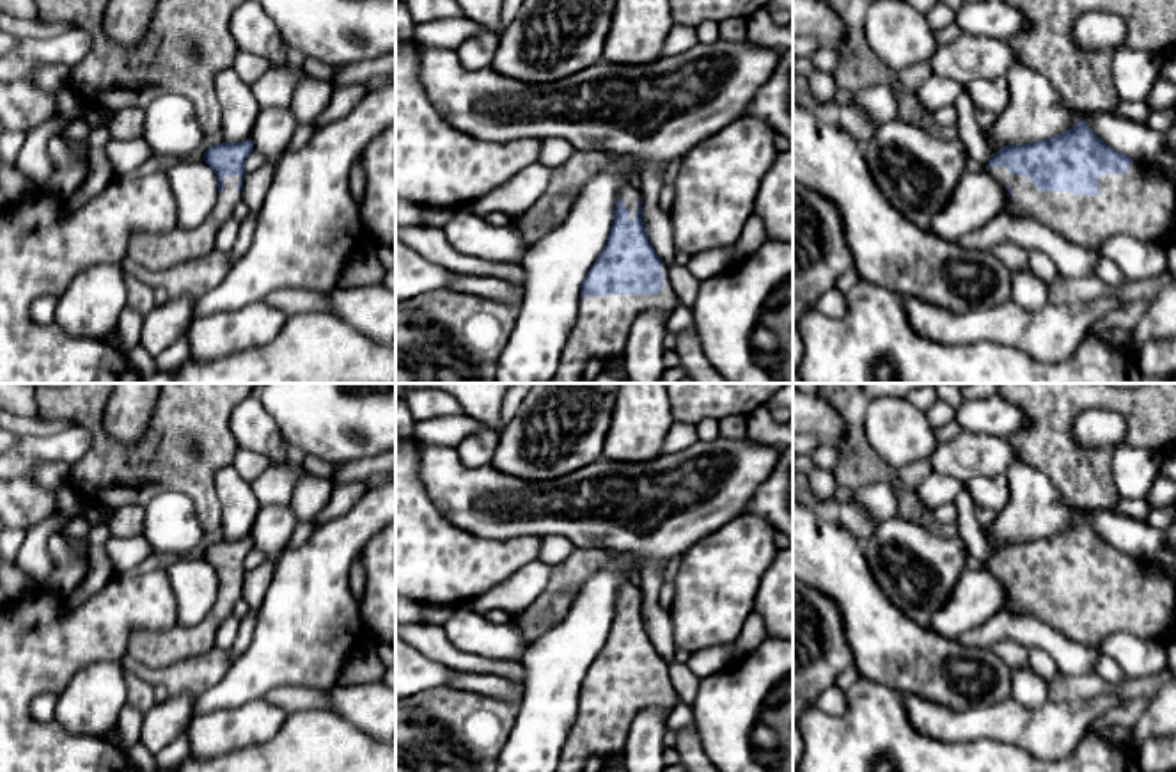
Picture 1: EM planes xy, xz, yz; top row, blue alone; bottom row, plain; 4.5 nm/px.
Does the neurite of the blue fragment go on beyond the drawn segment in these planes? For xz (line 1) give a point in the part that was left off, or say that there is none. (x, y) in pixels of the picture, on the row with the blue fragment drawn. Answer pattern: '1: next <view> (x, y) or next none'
1: next xz (603, 323)

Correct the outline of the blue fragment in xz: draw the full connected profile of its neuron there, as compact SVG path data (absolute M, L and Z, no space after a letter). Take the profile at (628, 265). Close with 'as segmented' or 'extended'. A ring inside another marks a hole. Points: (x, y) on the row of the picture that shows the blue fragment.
M626 185L615 202L607 245L580 286L578 319L550 383L580 383L591 358L598 358L603 369L624 362L635 318L646 311L662 311L669 318L678 305L679 300L669 280L669 266L653 248L644 227L640 190Z; extended

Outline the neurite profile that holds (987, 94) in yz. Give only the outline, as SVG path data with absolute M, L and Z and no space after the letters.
M1006 76L976 78L965 87L974 110L1002 114L1011 101L1011 89Z

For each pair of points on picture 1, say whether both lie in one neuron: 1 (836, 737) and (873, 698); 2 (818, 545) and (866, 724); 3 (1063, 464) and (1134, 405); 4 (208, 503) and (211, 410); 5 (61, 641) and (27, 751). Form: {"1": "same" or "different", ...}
{"1": "same", "2": "different", "3": "same", "4": "same", "5": "same"}

